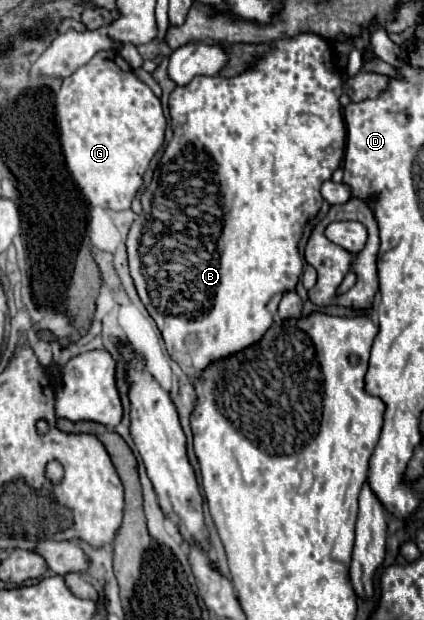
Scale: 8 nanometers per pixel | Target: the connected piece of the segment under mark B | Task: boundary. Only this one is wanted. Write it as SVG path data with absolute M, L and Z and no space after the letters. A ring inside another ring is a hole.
M300 33L290 39L274 41L270 45L270 51L262 53L244 73L240 73L236 77L224 79L218 75L212 75L212 77L198 75L188 85L176 87L170 93L170 121L172 121L174 137L168 143L168 147L164 149L164 155L160 159L160 167L156 169L148 189L140 197L142 213L138 215L138 219L130 227L126 249L128 249L128 269L130 269L130 277L136 285L136 291L140 295L144 307L148 309L150 317L156 321L168 355L182 367L182 371L188 377L198 379L198 371L202 371L202 367L206 367L206 363L210 363L210 359L218 359L218 355L230 355L230 351L240 351L242 347L250 347L250 343L254 343L254 339L260 339L262 333L268 331L282 295L296 287L296 283L302 275L302 259L300 259L300 251L298 251L300 237L304 233L306 223L322 207L324 199L320 195L320 185L332 177L332 171L336 171L342 161L346 127L340 119L340 95L342 95L342 77L340 77L338 67L334 71L332 45L316 33ZM154 193L162 193L162 197L174 197L174 203L178 203L178 205L194 205L194 227L202 227L202 245L198 247L198 251L196 251L196 243L190 241L190 255L172 255L176 259L166 259L166 267L176 269L176 271L166 271L166 267L162 271L148 271L144 267L138 267L138 235L142 235L142 223L146 223L146 219L150 219Z

